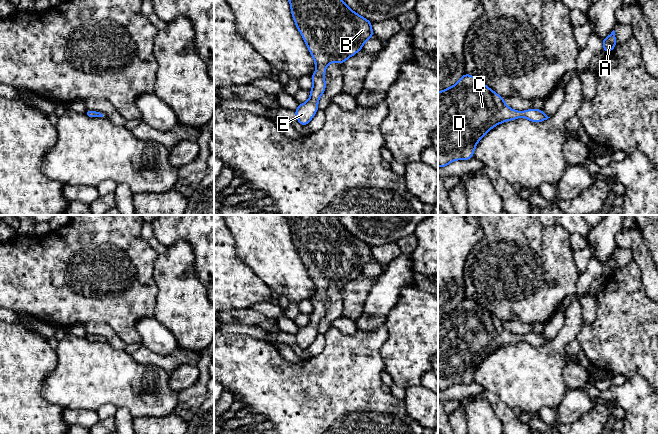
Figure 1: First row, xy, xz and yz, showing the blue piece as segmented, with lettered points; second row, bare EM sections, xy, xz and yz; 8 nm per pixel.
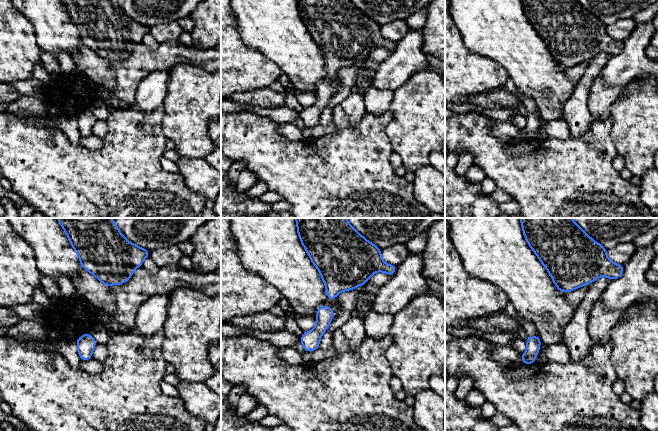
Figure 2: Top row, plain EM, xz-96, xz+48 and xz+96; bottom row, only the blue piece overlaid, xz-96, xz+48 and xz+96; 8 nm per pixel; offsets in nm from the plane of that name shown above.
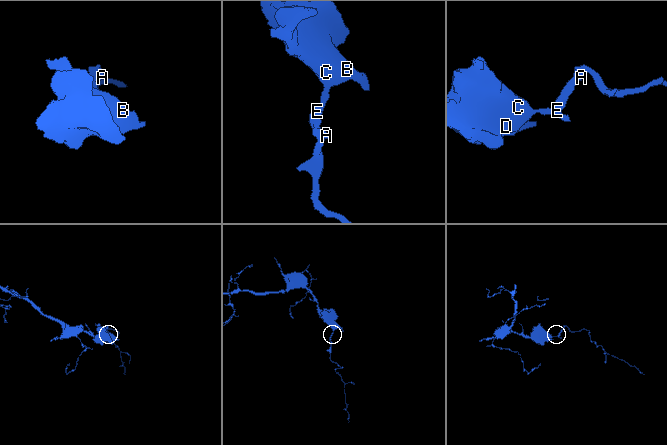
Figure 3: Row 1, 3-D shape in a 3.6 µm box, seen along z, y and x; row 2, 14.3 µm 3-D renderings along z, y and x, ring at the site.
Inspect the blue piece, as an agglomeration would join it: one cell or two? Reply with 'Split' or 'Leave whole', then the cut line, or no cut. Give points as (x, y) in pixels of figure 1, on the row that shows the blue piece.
Leave whole. No split

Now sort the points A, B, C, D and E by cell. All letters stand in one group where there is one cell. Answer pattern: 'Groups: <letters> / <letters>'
Groups: A B C D E

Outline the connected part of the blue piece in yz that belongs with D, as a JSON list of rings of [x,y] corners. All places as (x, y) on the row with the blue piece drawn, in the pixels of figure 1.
[[[464,74],[454,86],[438,92],[438,167],[446,167],[453,160],[471,159],[477,143],[490,129],[520,117],[534,123],[550,118],[543,110],[522,112],[509,108],[502,96],[472,75]]]

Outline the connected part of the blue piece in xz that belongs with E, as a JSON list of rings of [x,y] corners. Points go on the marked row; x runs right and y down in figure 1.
[[[289,0],[291,14],[301,33],[315,64],[316,72],[311,75],[313,87],[307,102],[299,104],[295,110],[297,121],[308,125],[318,110],[318,100],[326,89],[324,79],[326,66],[331,62],[342,64],[360,51],[367,39],[375,37],[372,23],[352,11],[343,0]]]

